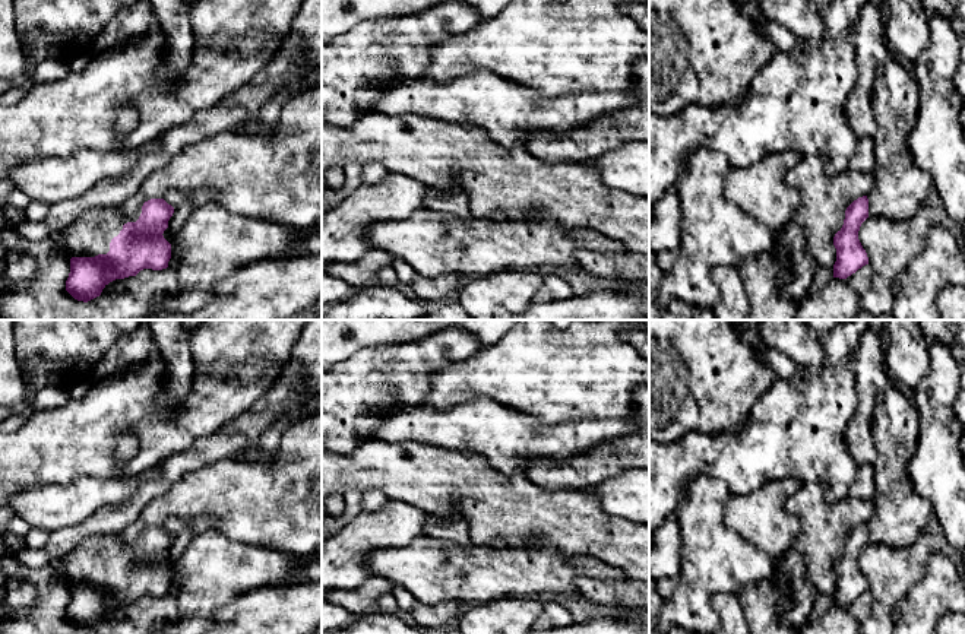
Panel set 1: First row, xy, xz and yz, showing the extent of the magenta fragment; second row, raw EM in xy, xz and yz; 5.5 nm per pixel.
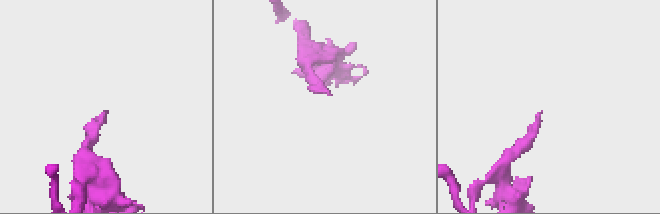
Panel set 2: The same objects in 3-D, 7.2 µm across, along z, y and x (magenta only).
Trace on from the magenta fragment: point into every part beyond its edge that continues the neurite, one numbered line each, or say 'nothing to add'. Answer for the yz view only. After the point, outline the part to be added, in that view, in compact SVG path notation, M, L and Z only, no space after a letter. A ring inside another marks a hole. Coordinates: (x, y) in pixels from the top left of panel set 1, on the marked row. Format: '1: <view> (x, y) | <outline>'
1: yz (901, 186) | M895 56L877 72L870 107L876 133L868 218L911 219L927 199L931 177L917 165L908 146L918 118L918 83Z

